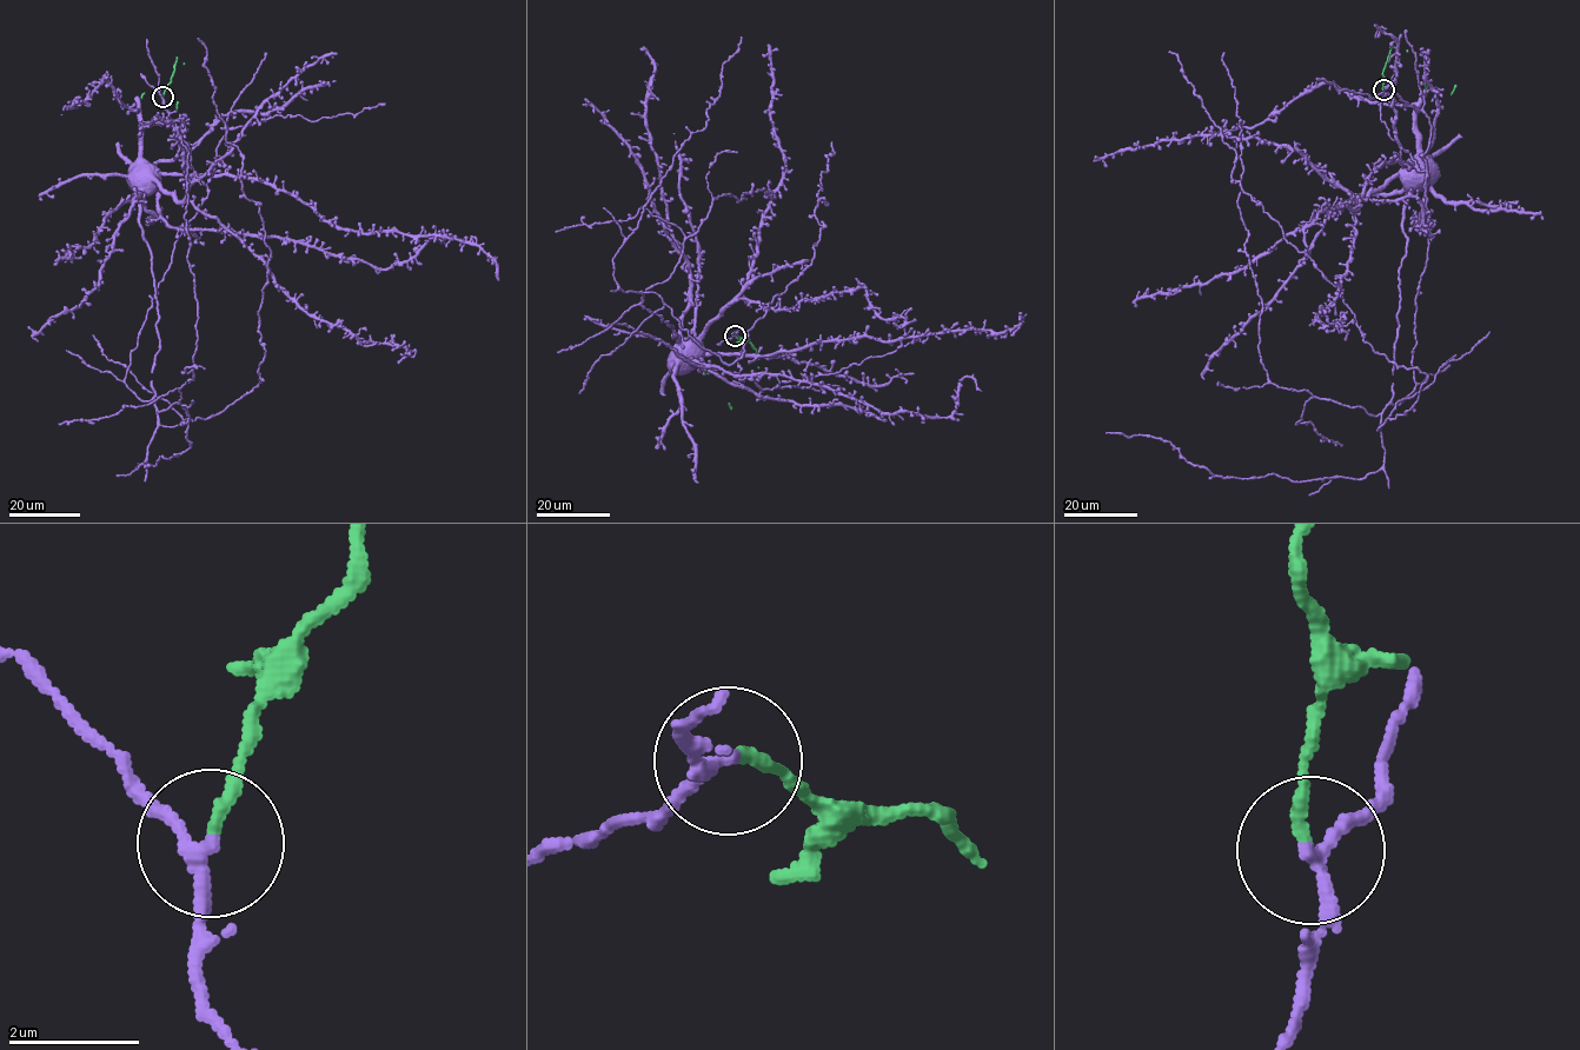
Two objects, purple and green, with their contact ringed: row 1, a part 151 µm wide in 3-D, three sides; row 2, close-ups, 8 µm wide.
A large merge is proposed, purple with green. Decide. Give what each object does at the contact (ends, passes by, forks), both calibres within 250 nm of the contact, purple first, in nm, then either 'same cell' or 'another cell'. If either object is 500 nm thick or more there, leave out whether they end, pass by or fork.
purple passes by; green ends; calibres 180 and 180 nm; another cell

